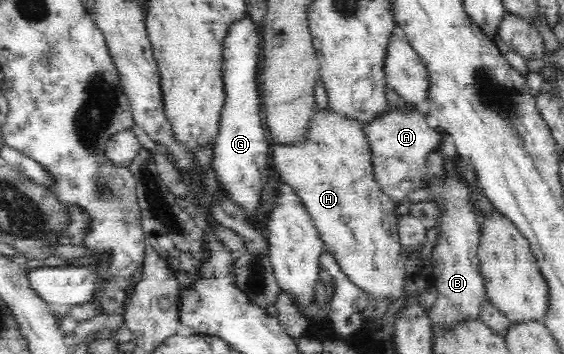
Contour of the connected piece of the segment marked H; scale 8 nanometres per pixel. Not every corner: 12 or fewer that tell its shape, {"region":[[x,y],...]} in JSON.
{"region":[[315,105],[275,142],[341,271],[375,300],[406,294],[396,204],[361,120]]}

